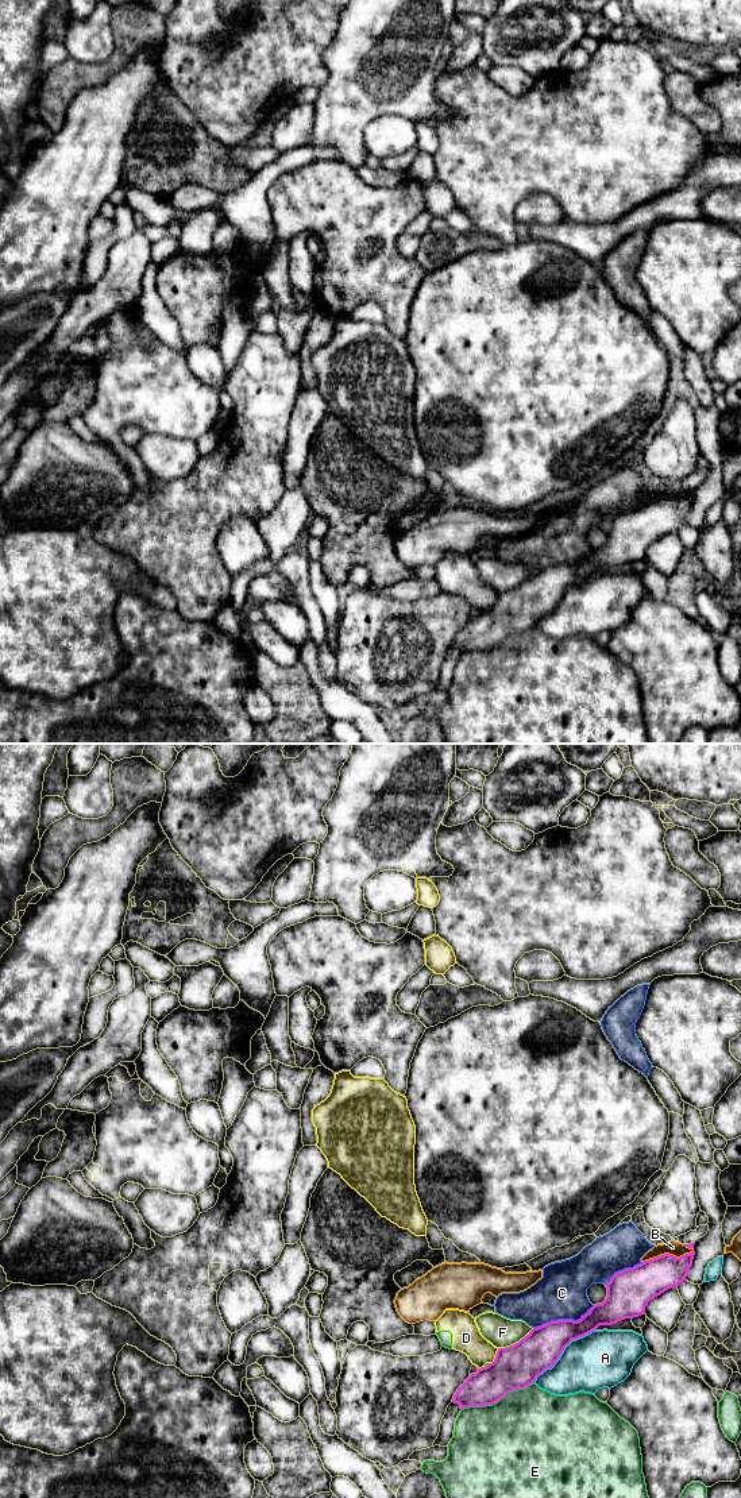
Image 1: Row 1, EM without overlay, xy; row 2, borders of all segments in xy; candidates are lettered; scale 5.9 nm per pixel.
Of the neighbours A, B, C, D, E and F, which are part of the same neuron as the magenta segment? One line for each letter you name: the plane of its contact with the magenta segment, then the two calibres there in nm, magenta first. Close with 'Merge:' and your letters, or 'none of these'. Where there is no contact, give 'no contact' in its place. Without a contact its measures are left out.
Merge: none of these

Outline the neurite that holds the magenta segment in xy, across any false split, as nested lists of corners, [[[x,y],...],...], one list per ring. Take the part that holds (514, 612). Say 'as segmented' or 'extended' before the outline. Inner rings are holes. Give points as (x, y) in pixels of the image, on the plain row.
as segmented; [[[695,497],[676,502],[669,498],[615,517],[606,528],[607,541],[580,564],[557,564],[533,572],[518,587],[498,592],[495,603],[478,613],[458,633],[452,646],[460,653],[498,646],[507,637],[525,633],[547,613],[552,613],[564,592],[599,570],[645,559],[651,544],[679,530],[688,518]]]

